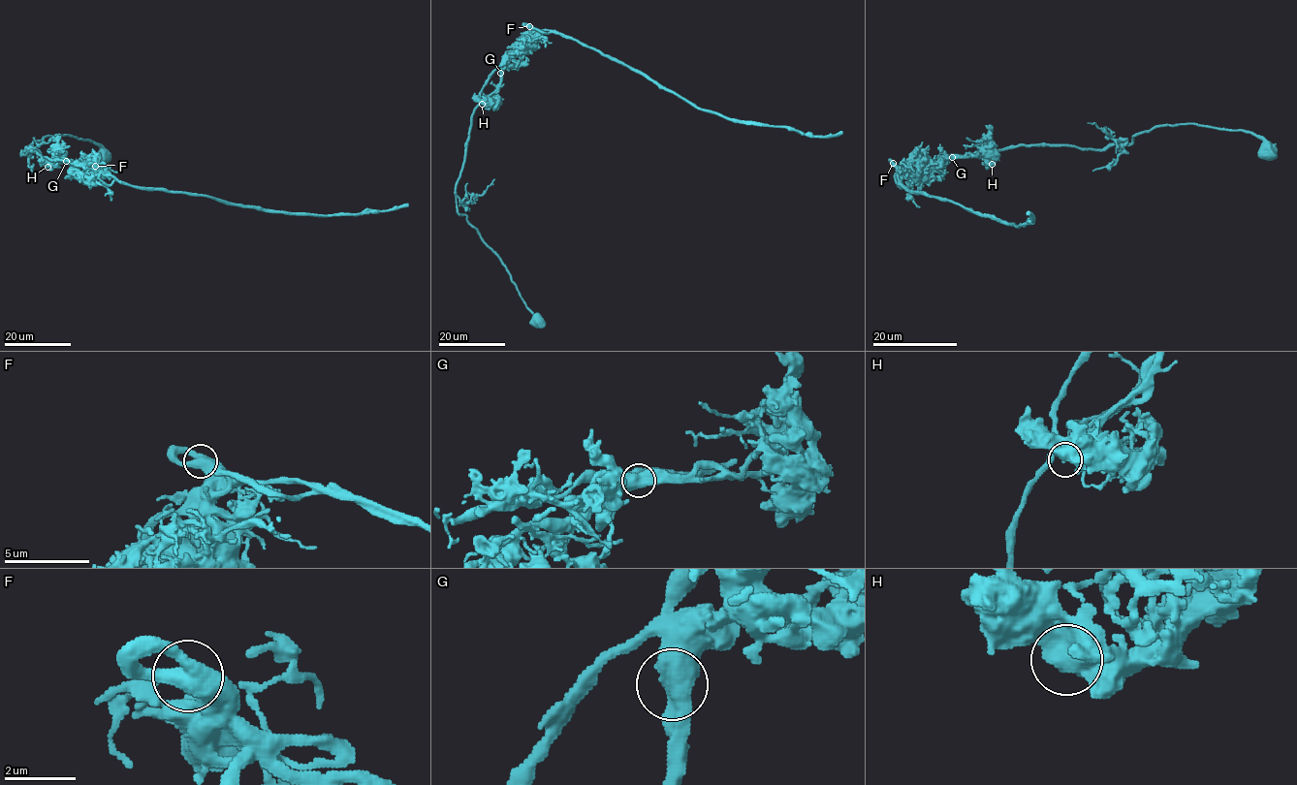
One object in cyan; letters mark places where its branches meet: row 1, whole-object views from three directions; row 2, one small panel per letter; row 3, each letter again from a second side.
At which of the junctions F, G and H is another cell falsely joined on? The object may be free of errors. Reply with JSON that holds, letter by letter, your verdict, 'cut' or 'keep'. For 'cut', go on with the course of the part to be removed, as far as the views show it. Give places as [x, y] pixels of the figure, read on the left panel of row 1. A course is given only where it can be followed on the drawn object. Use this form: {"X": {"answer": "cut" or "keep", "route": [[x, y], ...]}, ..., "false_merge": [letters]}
{"F": {"answer": "keep"}, "G": {"answer": "cut", "route": [[67, 161], [111, 174], [120, 182], [139, 188], [208, 196], [266, 211], [350, 214], [390, 210], [405, 204]]}, "H": {"answer": "keep"}, "false_merge": ["G"]}

